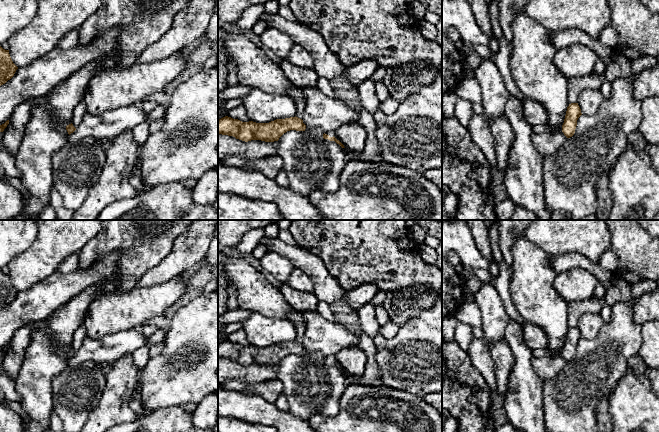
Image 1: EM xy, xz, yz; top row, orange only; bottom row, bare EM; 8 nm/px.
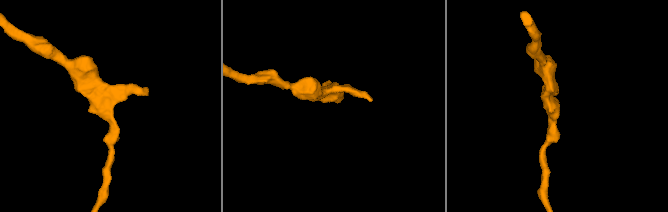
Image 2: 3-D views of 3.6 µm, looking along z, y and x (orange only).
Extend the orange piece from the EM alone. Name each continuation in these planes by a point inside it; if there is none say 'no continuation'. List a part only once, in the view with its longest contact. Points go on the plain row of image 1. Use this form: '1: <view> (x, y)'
no continuation

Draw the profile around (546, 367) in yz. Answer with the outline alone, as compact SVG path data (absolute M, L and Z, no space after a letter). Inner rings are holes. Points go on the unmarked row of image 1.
M545 355L532 358L533 369L543 381L553 378L566 363L567 361L562 355L557 357Z

